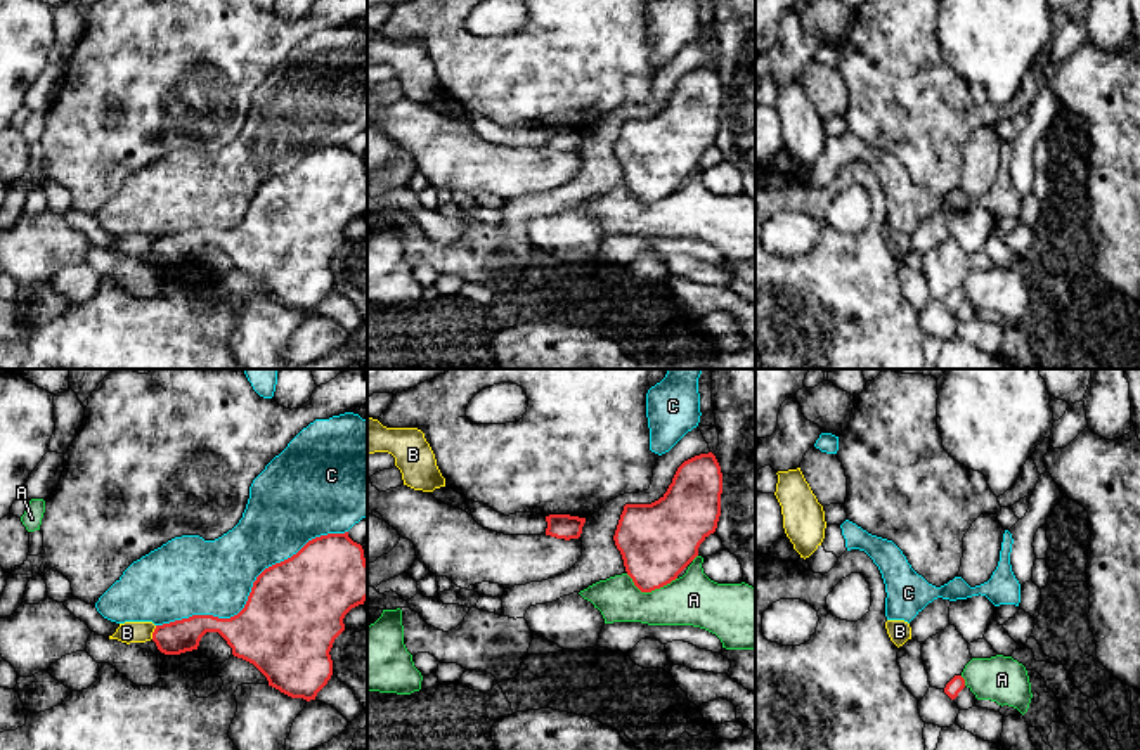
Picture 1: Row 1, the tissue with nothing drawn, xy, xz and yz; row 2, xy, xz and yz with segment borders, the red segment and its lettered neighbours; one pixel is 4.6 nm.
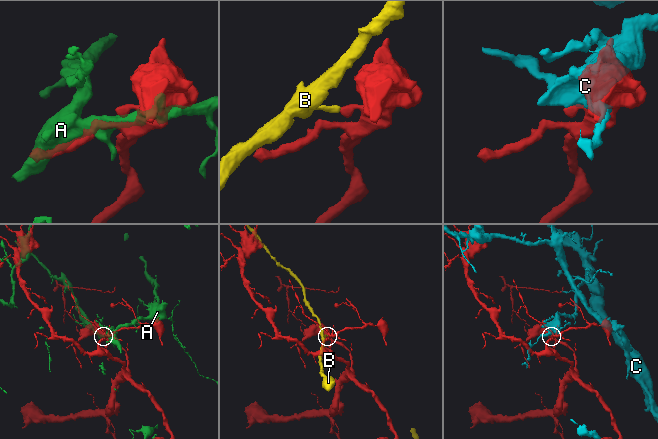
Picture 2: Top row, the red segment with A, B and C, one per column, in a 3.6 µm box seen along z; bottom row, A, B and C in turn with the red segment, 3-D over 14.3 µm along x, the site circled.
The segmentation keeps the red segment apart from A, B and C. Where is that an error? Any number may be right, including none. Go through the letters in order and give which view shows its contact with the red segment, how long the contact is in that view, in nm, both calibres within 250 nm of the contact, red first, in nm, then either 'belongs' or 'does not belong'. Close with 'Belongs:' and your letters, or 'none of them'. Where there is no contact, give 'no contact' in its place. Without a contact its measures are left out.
A: meets red in xz; contact 240 nm long; 360 nm thick on the red side, 240 nm on the other; does not belong
B: meets red in xy; contact 70 nm long; 150 nm thick on the red side, 100 nm on the other; does not belong
C: meets red in xy; contact 1000 nm long; 460 nm thick on the red side, 360 nm on the other; does not belong
Belongs: none of them

